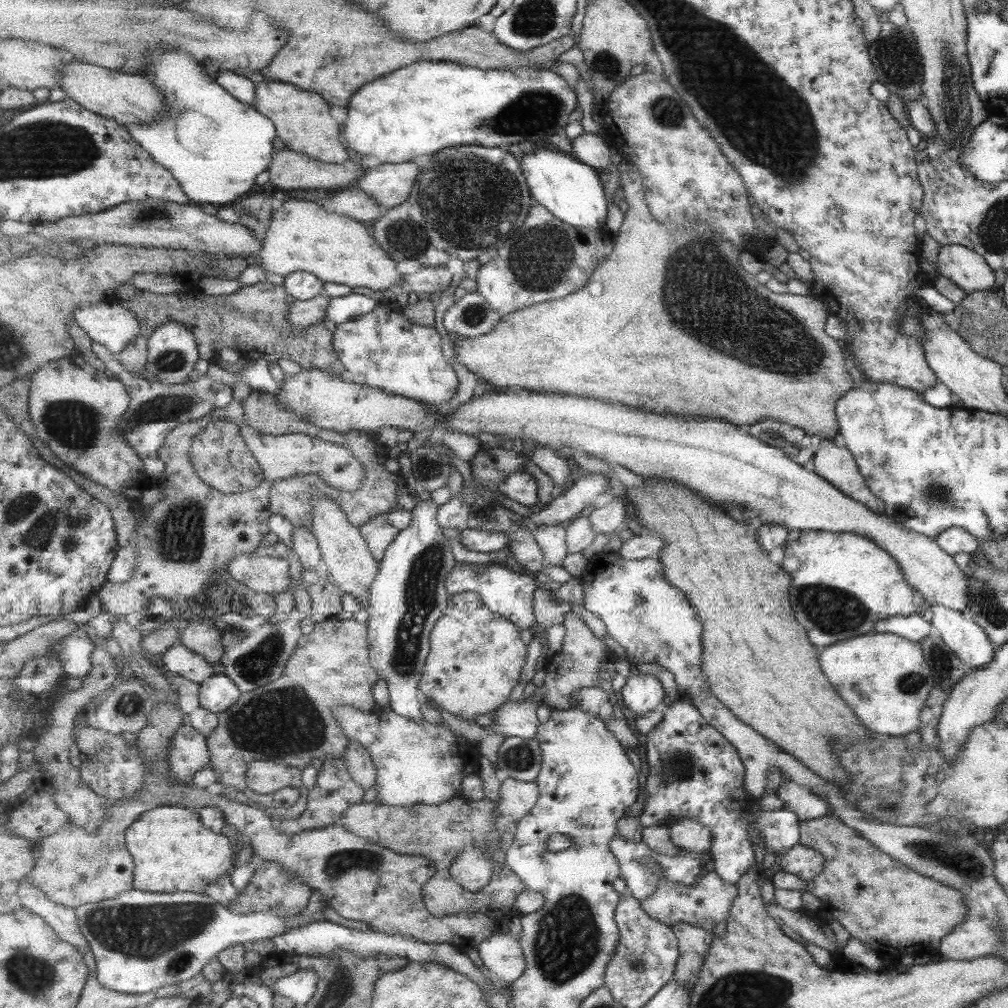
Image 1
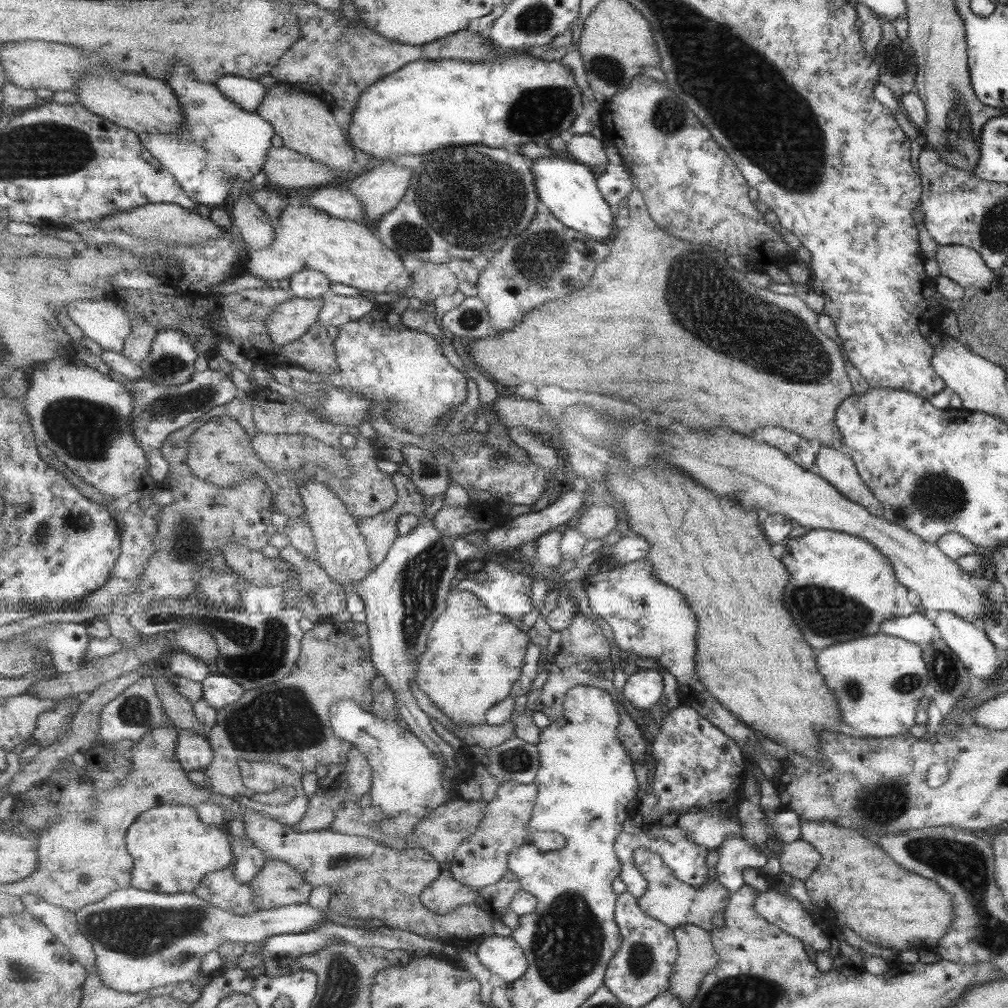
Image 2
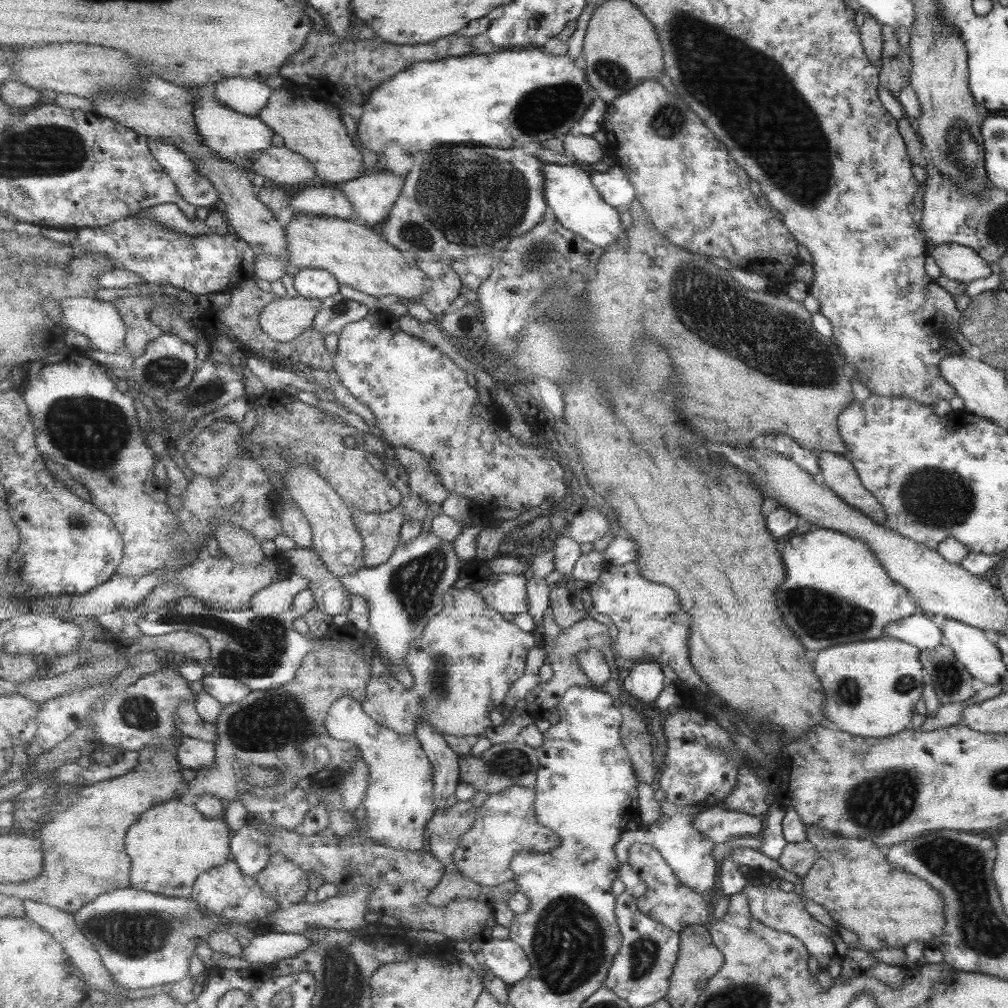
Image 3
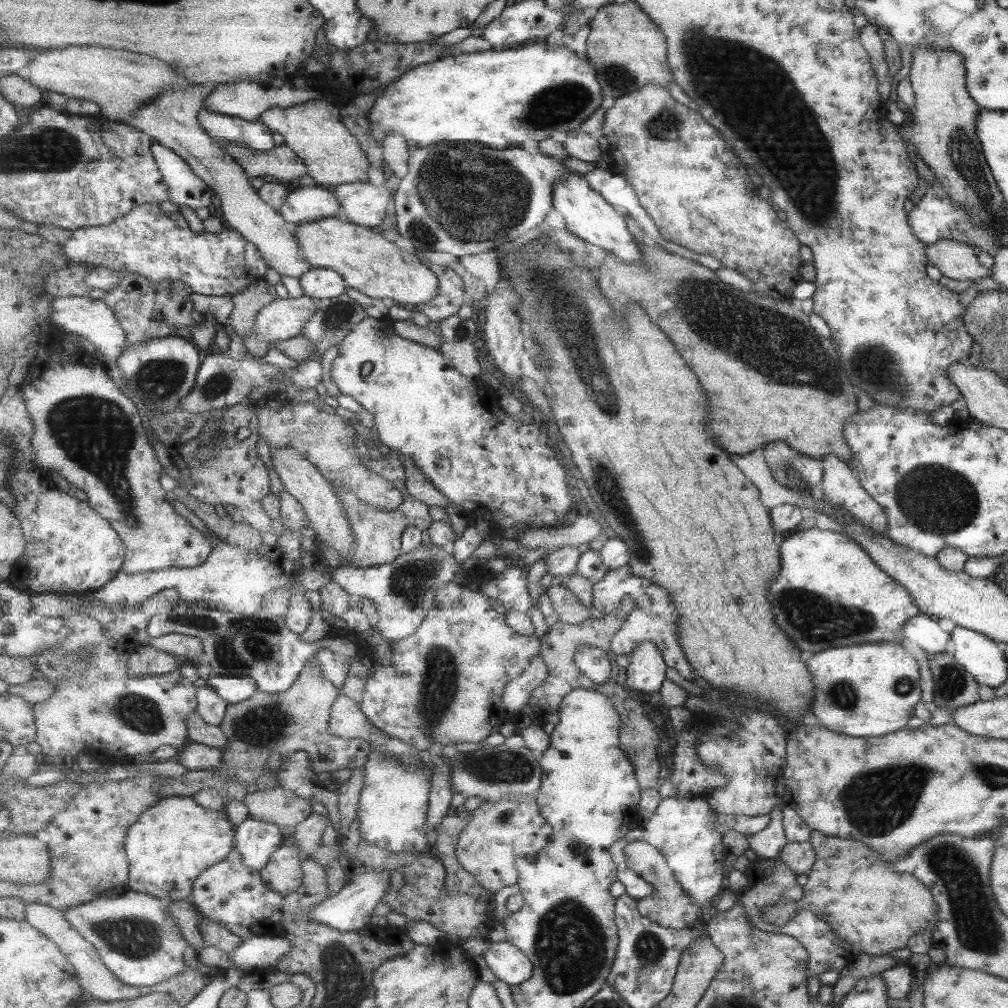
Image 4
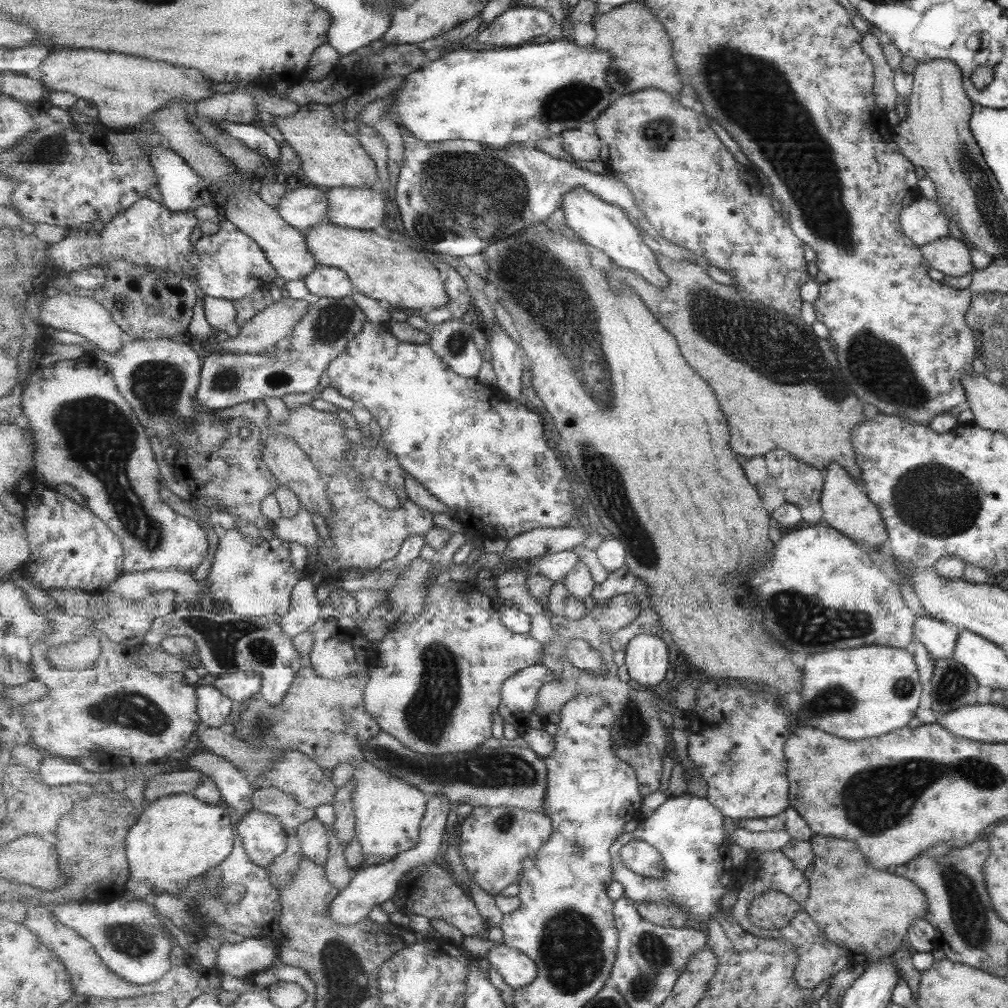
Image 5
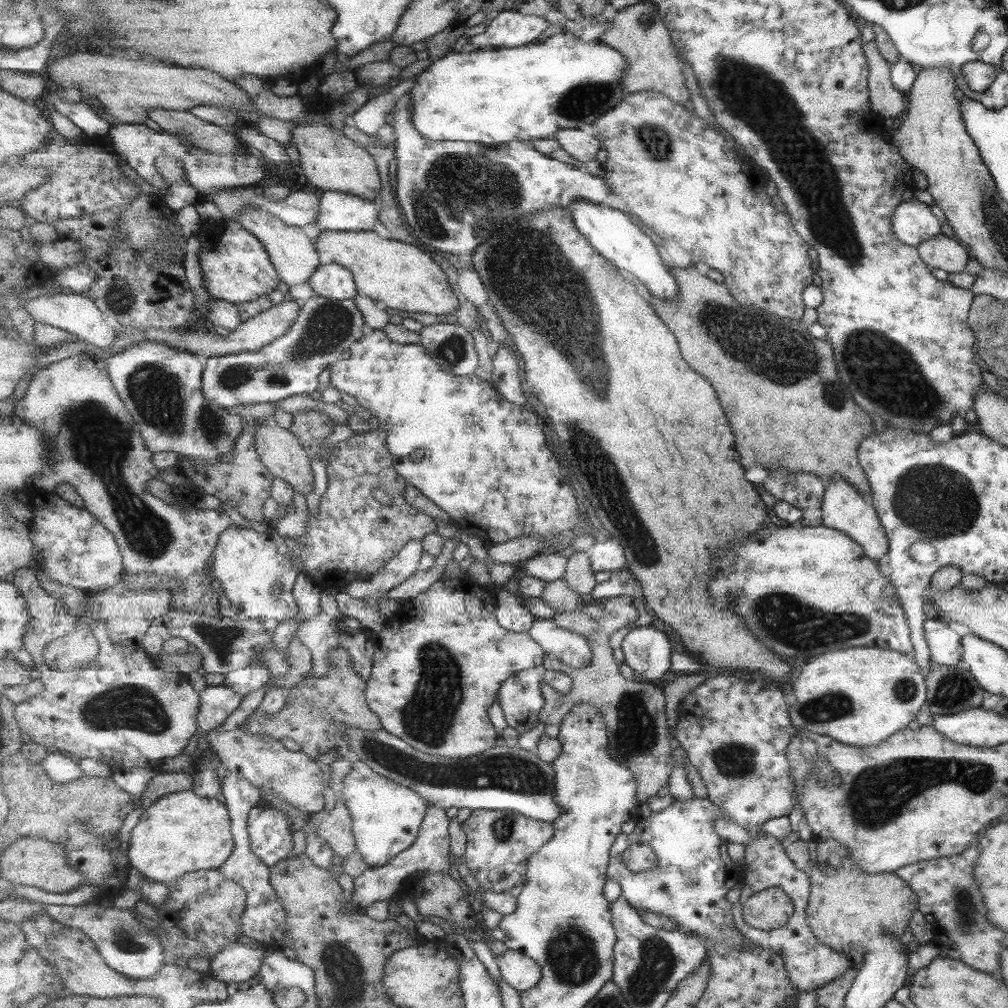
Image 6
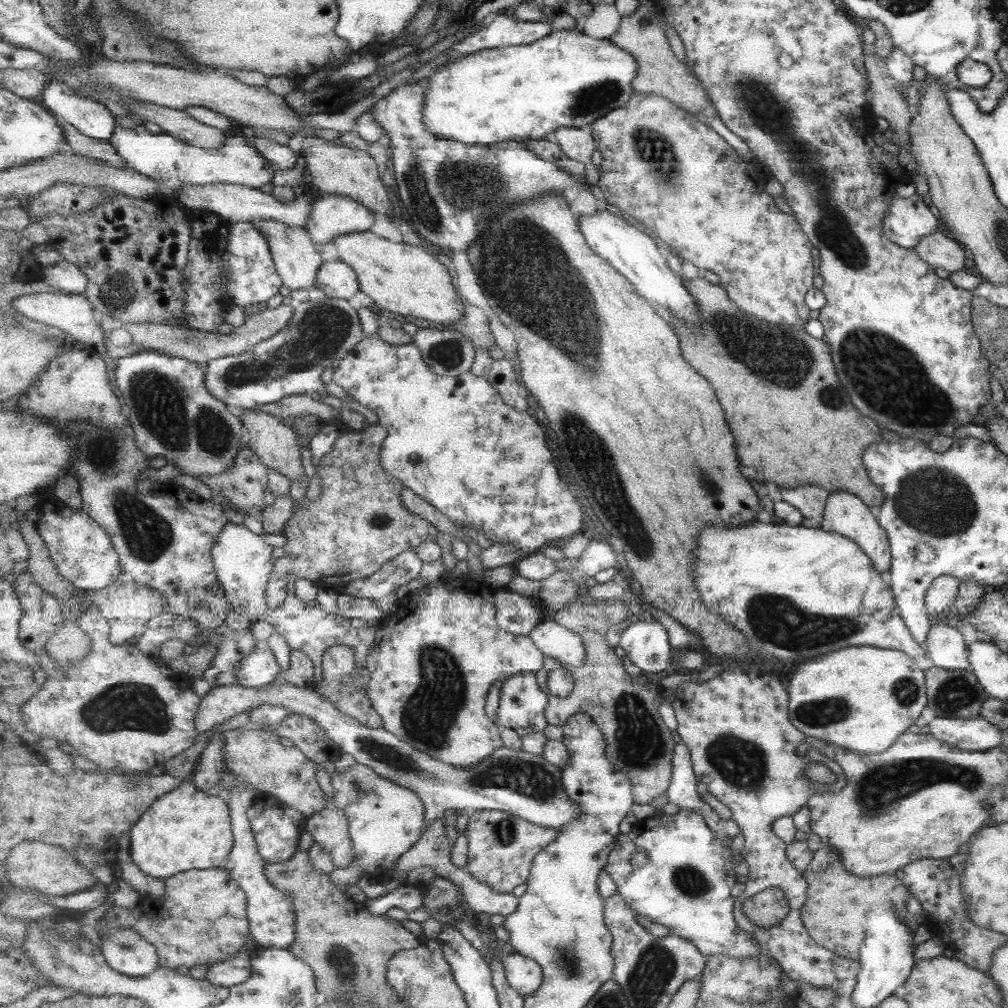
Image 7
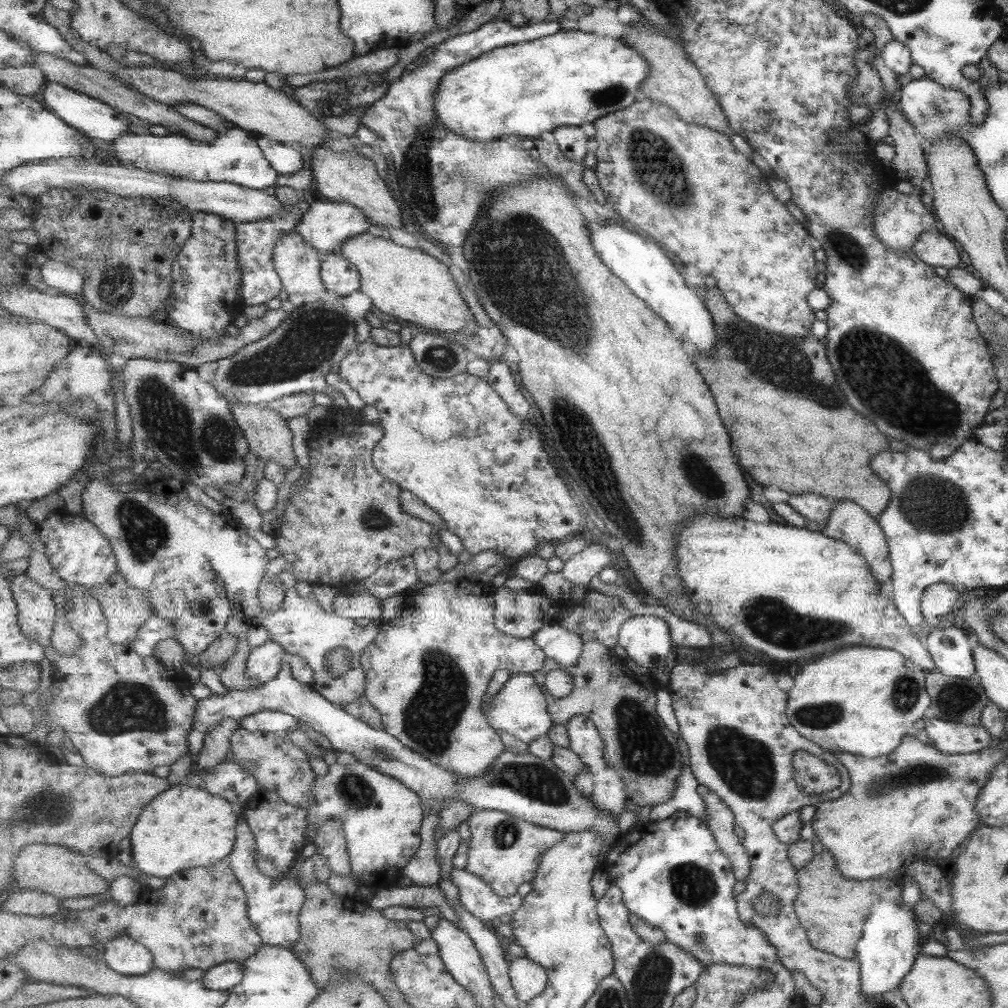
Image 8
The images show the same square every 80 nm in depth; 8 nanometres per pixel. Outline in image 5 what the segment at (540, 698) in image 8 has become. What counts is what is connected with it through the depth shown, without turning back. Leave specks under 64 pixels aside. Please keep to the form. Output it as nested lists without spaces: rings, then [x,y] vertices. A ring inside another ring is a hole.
[[[537,663],[520,670],[503,685],[500,714],[521,738],[532,728],[530,718],[539,704],[539,689],[552,681],[550,673],[547,666]]]

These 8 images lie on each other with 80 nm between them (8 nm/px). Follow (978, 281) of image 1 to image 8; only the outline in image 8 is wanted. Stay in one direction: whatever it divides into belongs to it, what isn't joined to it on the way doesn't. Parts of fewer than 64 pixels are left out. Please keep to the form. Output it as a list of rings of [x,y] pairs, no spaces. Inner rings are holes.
[[[938,228],[919,235],[910,253],[929,267],[943,267],[947,270],[959,266],[959,250],[955,254],[953,242],[949,242]]]

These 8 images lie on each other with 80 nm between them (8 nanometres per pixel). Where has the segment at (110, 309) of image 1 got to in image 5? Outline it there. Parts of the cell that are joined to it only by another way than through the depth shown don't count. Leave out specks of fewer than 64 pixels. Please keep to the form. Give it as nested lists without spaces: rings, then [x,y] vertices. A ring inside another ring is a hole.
[[[49,293],[42,298],[39,323],[46,324],[57,330],[68,330],[84,337],[88,342],[96,345],[109,354],[118,354],[123,348],[123,329],[112,317],[103,303],[95,301],[95,298],[74,296],[69,293]]]

